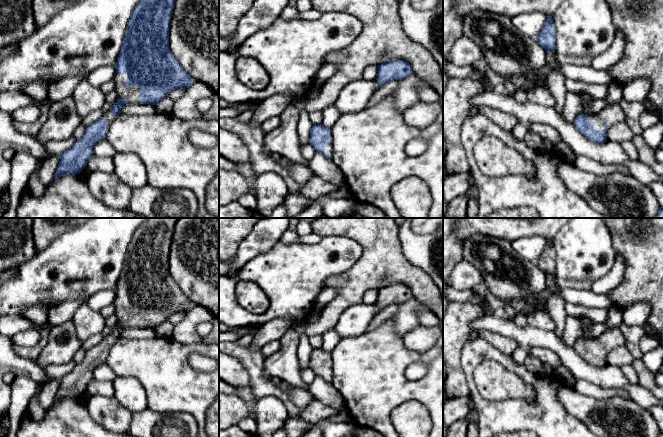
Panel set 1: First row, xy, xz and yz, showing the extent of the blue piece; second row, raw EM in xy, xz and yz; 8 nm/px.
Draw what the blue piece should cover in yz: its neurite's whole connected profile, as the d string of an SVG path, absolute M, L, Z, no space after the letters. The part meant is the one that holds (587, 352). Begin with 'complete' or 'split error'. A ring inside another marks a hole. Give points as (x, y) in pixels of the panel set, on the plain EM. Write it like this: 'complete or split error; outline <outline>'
split error; outline M618 327L607 329L596 338L580 338L574 345L576 353L588 364L595 367L607 365L607 353L626 344L624 335Z

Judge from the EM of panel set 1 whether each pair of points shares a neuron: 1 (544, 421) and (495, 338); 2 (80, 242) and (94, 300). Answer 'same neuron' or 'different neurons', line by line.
1: different neurons
2: different neurons

